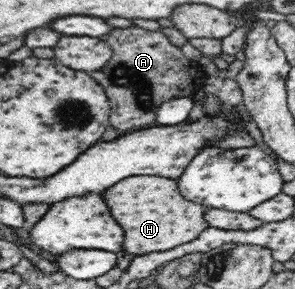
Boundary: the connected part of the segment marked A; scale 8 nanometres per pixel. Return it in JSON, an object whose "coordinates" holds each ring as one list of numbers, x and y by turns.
{"coordinates":[[136,25,127,28,114,28,108,34,106,43,110,44,110,48,112,48,112,56,100,70,93,70,90,75,103,86,111,108,109,122,119,133,154,125,158,107,162,103,174,97,192,98,204,86,207,77,198,61,188,59,180,51,181,48,173,46,160,31,148,31]]}

